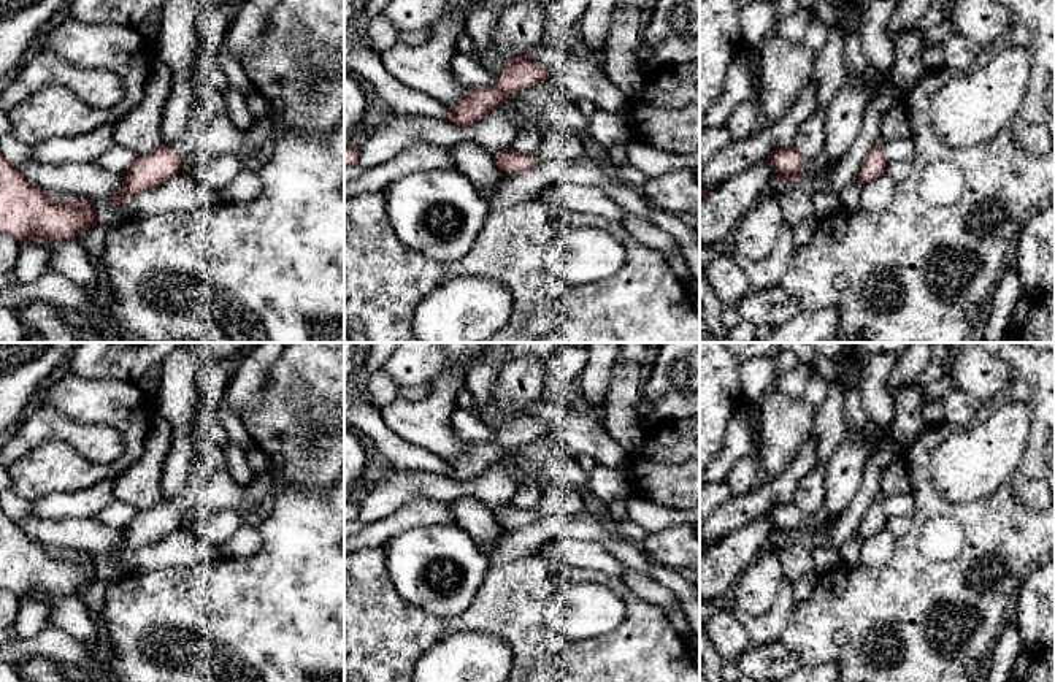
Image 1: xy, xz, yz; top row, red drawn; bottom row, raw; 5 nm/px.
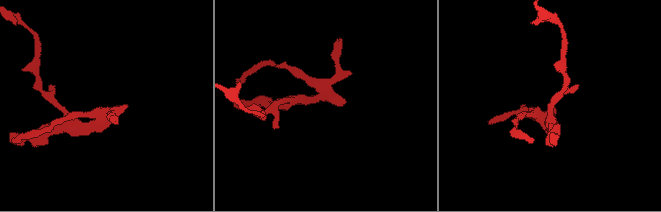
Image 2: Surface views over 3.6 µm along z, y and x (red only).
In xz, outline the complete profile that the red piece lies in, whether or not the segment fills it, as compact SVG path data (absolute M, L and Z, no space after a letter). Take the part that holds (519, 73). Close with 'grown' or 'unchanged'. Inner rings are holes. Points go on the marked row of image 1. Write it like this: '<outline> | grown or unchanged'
M527 57L504 60L495 87L470 87L468 94L455 106L447 106L444 119L465 128L482 121L512 94L549 78L551 75L543 65Z | unchanged

